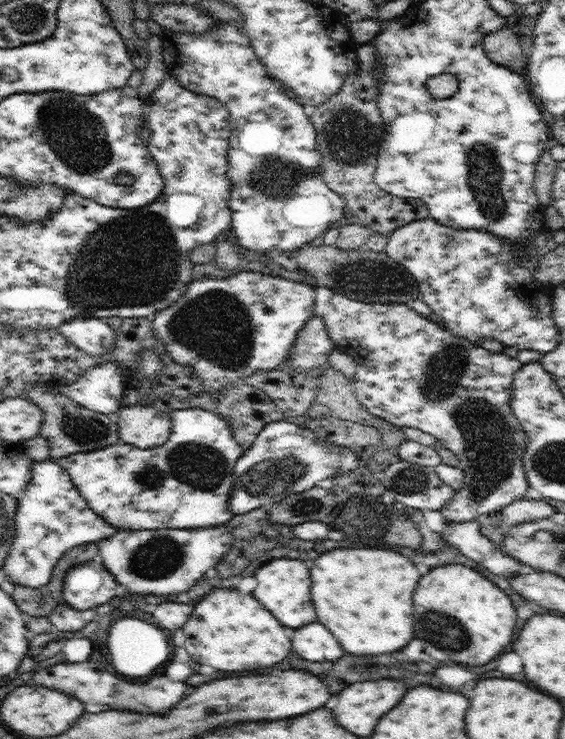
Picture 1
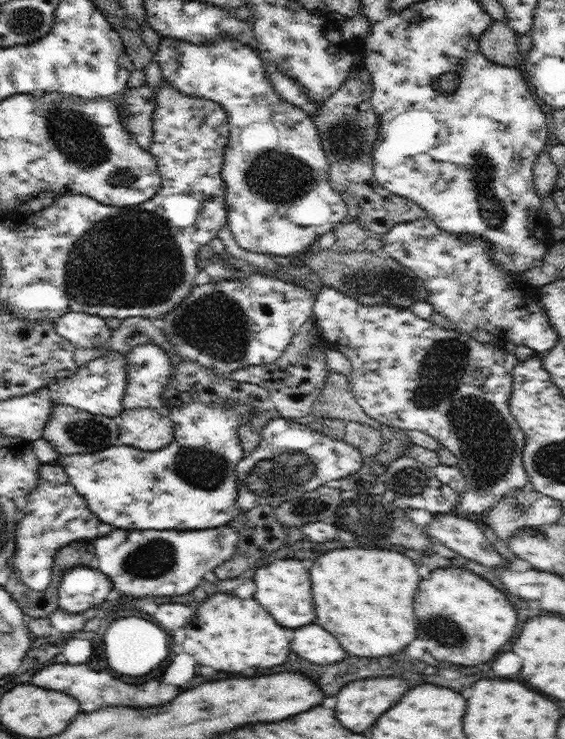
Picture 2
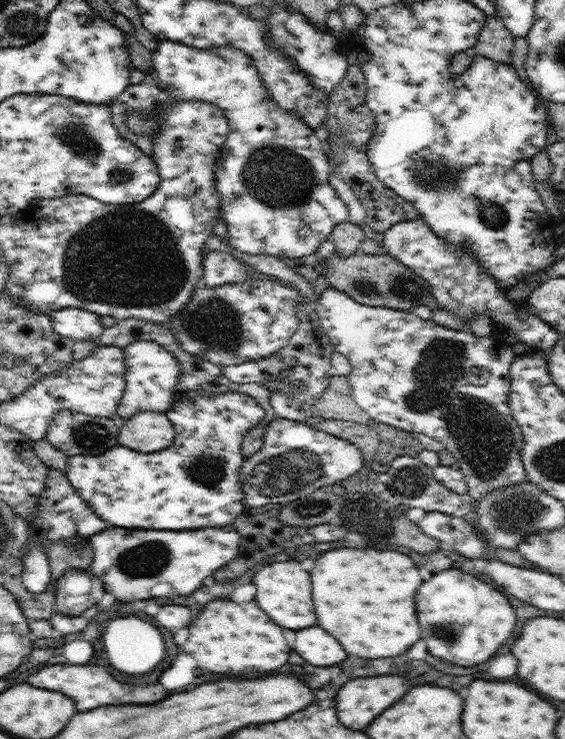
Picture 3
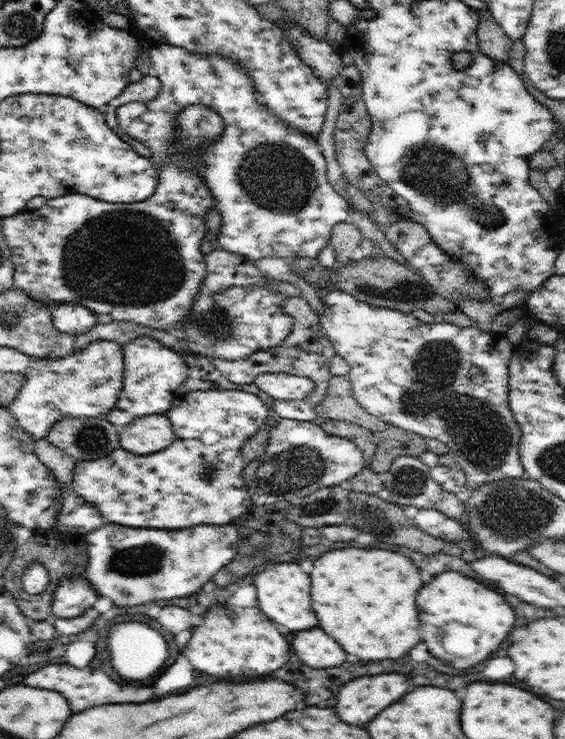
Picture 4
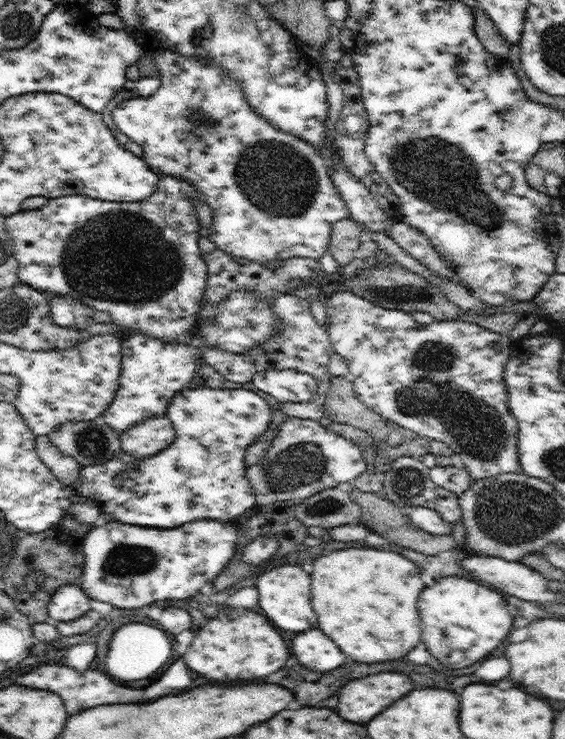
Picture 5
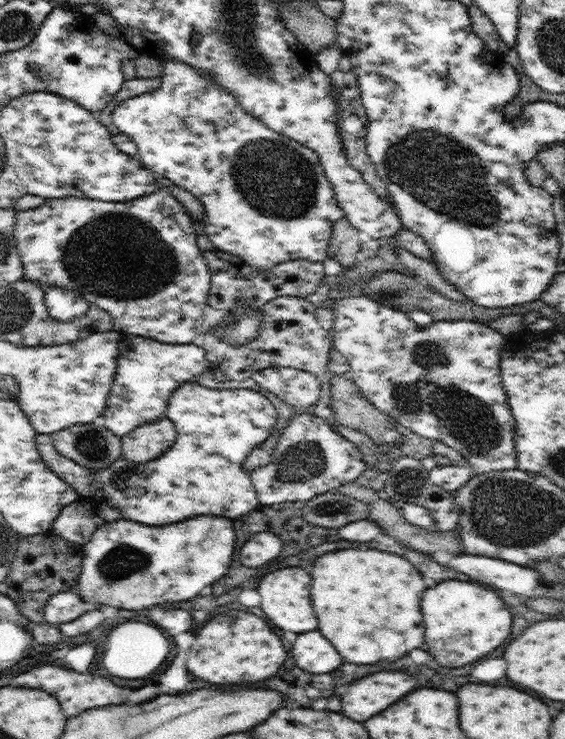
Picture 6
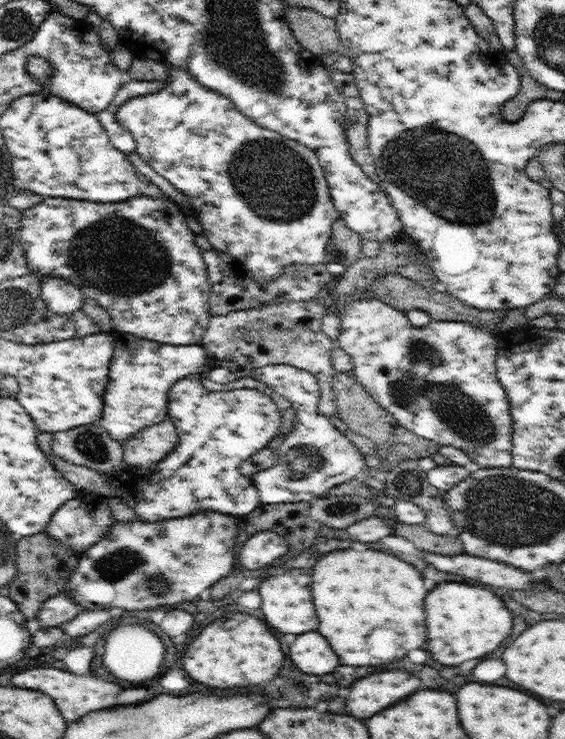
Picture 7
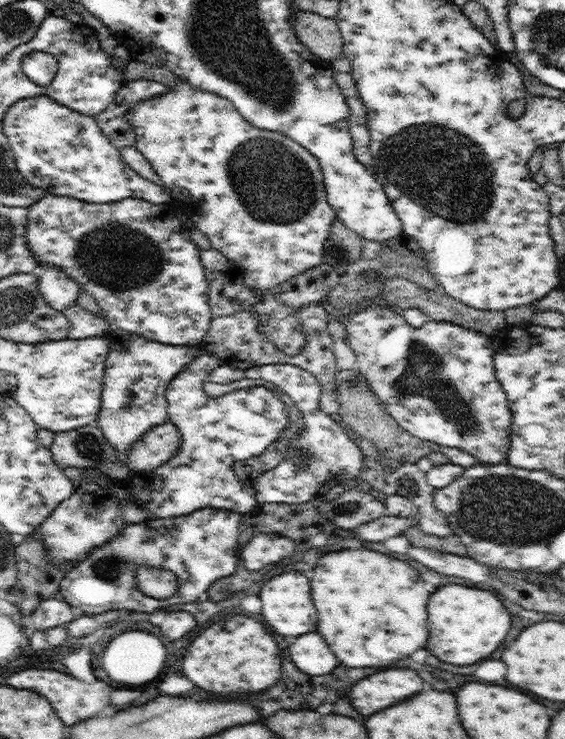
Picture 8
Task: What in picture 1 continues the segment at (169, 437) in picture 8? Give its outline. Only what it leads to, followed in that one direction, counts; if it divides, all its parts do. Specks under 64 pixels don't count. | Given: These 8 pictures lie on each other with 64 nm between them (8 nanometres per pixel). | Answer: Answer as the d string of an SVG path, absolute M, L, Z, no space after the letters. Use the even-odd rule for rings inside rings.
M150 405L122 406L118 412L119 440L141 449L167 442L172 415Z

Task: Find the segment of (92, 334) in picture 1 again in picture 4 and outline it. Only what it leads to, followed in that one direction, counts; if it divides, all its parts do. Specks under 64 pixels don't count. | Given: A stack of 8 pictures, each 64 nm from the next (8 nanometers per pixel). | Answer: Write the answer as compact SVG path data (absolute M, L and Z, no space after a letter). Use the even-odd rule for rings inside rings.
M57 302L49 306L53 325L66 334L86 334L97 325L98 315L75 302Z

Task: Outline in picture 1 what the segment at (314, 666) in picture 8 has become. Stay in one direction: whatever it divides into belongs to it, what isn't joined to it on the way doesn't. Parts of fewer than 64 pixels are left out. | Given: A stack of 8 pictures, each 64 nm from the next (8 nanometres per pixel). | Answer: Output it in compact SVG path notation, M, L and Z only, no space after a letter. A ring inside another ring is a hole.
M318 622L306 624L304 628L296 628L292 638L294 652L310 662L324 662L324 660L338 660L344 650L340 648L338 640Z

